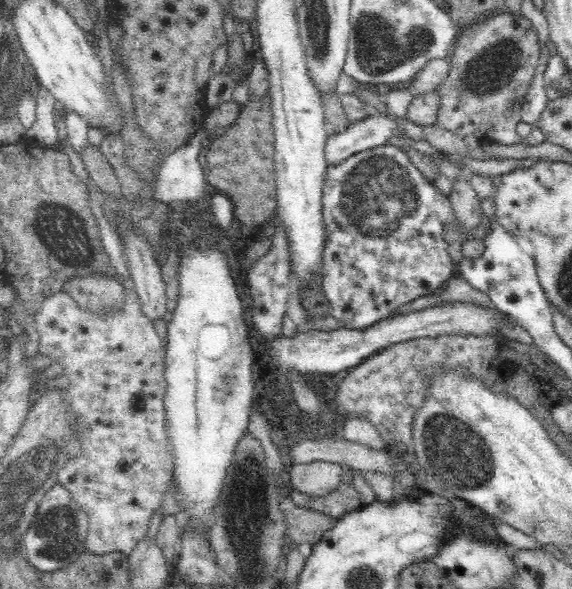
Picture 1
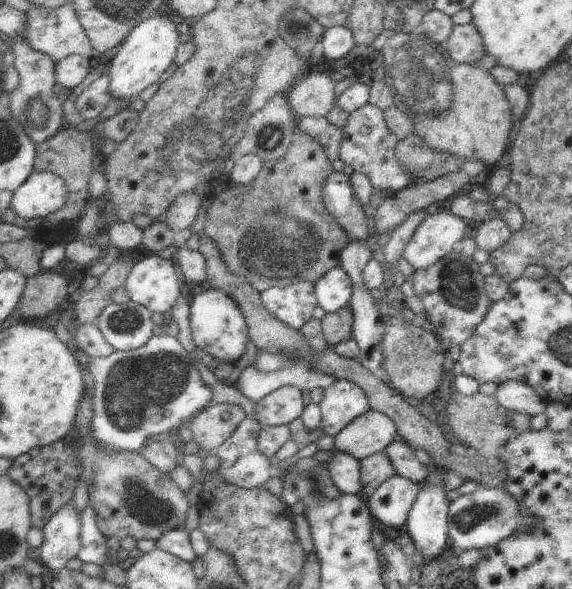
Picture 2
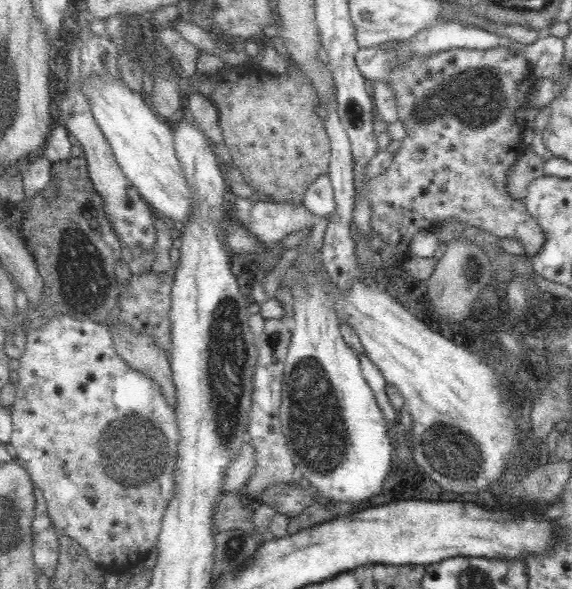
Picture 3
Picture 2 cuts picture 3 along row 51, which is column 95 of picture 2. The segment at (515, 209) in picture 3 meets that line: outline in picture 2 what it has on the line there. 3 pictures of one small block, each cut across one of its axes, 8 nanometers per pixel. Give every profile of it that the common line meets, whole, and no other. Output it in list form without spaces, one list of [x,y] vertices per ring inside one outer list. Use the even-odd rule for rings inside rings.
[[[85,388],[80,406],[78,406],[78,414],[76,414],[72,429],[69,431],[74,432],[74,442],[59,440],[45,447],[34,447],[22,456],[15,458],[7,472],[8,478],[19,484],[30,498],[31,523],[33,526],[43,529],[46,523],[52,520],[52,516],[64,504],[68,504],[72,500],[77,482],[80,480],[86,482],[88,486],[88,500],[96,513],[96,524],[100,532],[108,538],[118,536],[124,539],[130,536],[138,541],[142,539],[157,541],[168,530],[184,526],[190,502],[188,502],[186,493],[180,490],[169,473],[164,474],[162,470],[158,470],[138,451],[116,450],[116,452],[110,452],[110,450],[101,448],[96,444],[94,438],[92,438],[92,418],[94,418],[92,401],[92,394]]]

